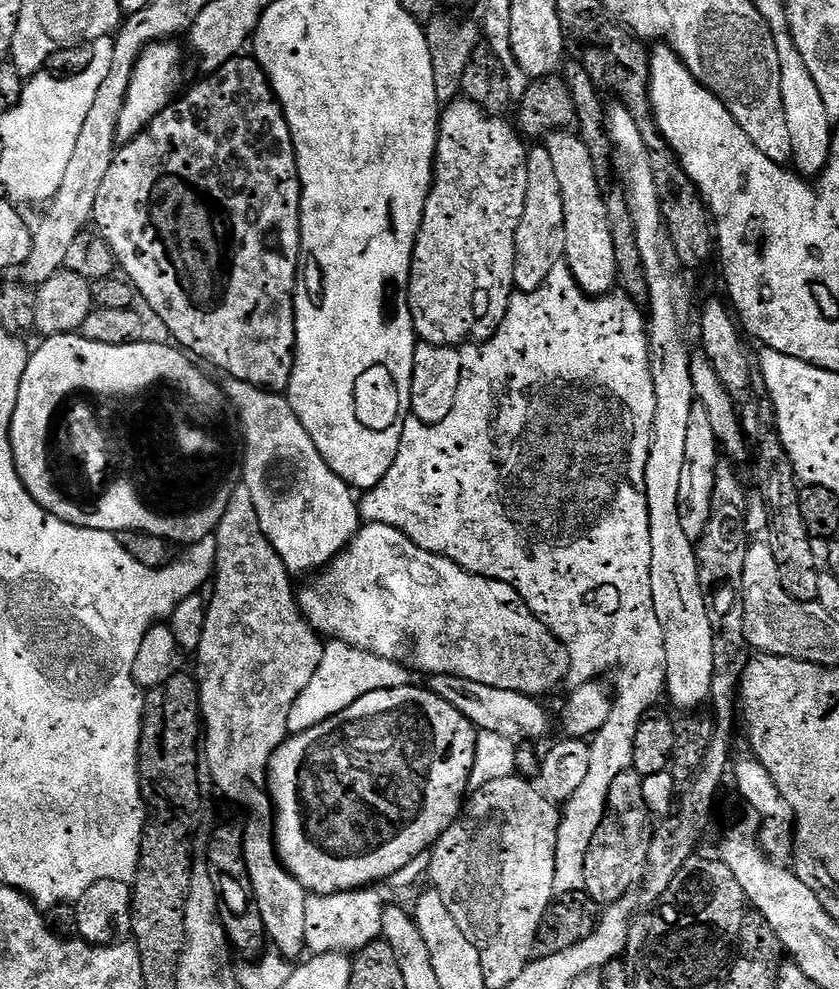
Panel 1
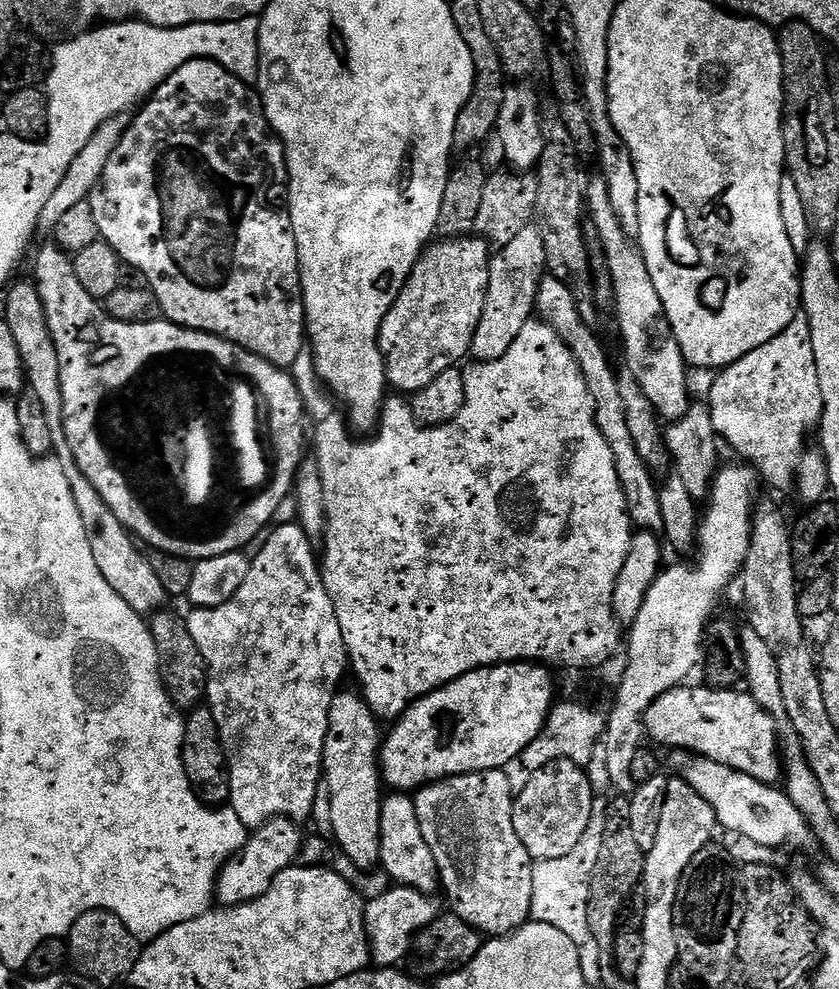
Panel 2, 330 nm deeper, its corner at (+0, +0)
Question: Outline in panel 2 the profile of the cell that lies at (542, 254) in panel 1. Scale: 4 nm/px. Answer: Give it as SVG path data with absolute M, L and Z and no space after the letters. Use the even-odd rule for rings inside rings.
M529 226L522 230L522 234L515 236L497 252L500 253L491 257L488 266L490 282L486 290L486 306L472 339L471 355L480 362L497 360L510 350L518 334L522 334L522 326L533 319L540 280L546 275L546 246L539 227Z

